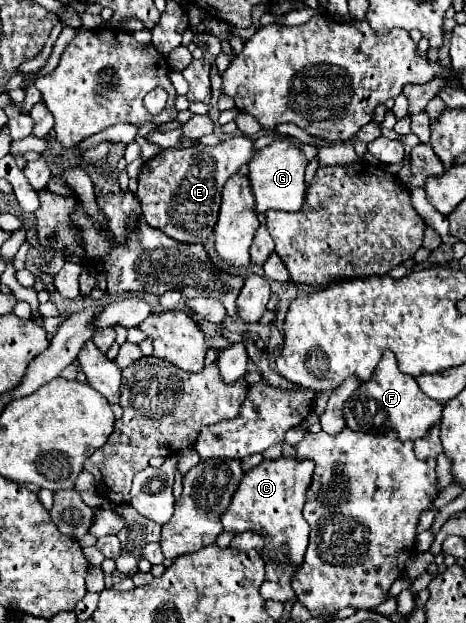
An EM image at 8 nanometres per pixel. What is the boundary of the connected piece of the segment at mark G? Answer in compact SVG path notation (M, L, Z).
M277 139L271 145L259 149L251 163L249 163L249 179L251 179L251 189L255 195L255 209L257 213L265 213L269 209L281 209L281 211L299 211L305 199L305 167L307 167L307 157L303 151L285 141Z

